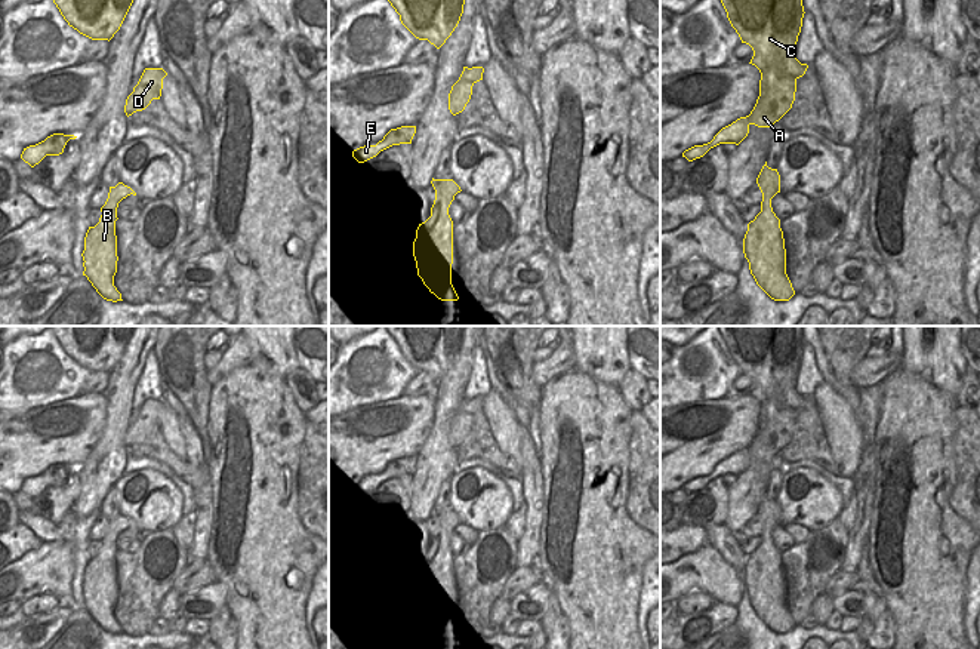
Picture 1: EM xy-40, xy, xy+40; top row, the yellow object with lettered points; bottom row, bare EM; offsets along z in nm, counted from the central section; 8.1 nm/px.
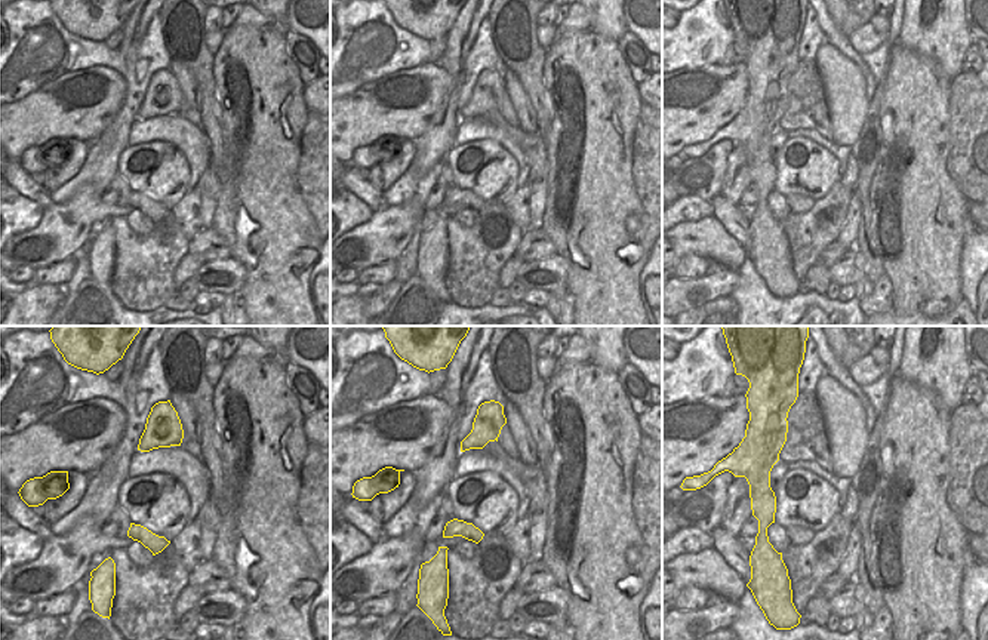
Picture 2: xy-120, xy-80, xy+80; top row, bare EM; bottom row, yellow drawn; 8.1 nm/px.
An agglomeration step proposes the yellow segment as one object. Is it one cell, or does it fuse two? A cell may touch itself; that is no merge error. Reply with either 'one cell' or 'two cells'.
one cell

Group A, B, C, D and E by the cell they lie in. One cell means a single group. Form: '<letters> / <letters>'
A B C D E

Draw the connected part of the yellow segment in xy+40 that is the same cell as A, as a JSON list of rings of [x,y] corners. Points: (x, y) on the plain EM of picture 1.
[[[718,326],[731,359],[742,375],[752,379],[749,396],[761,405],[759,428],[749,447],[722,459],[711,474],[682,485],[688,493],[703,489],[719,476],[739,477],[749,458],[770,459],[795,433],[796,412],[808,400],[796,391],[802,359],[802,326]]]

